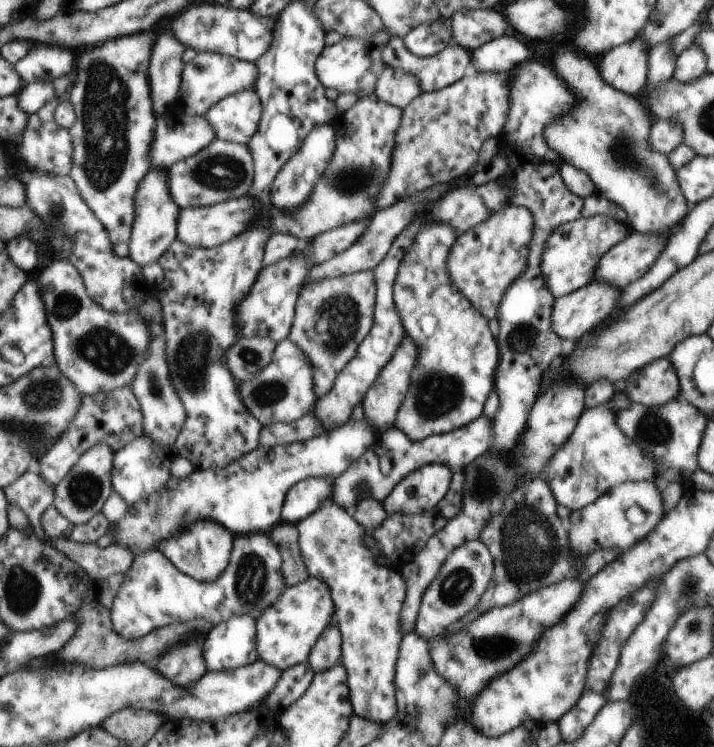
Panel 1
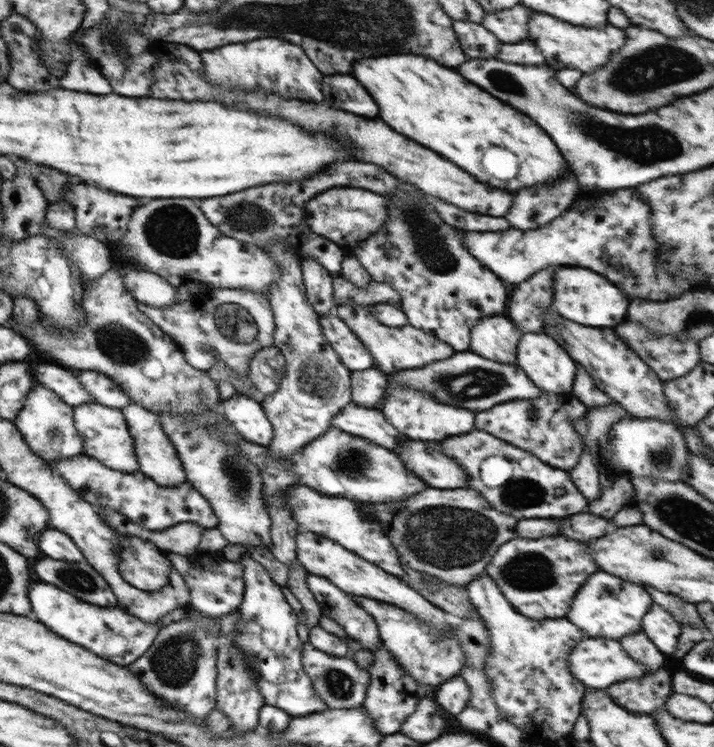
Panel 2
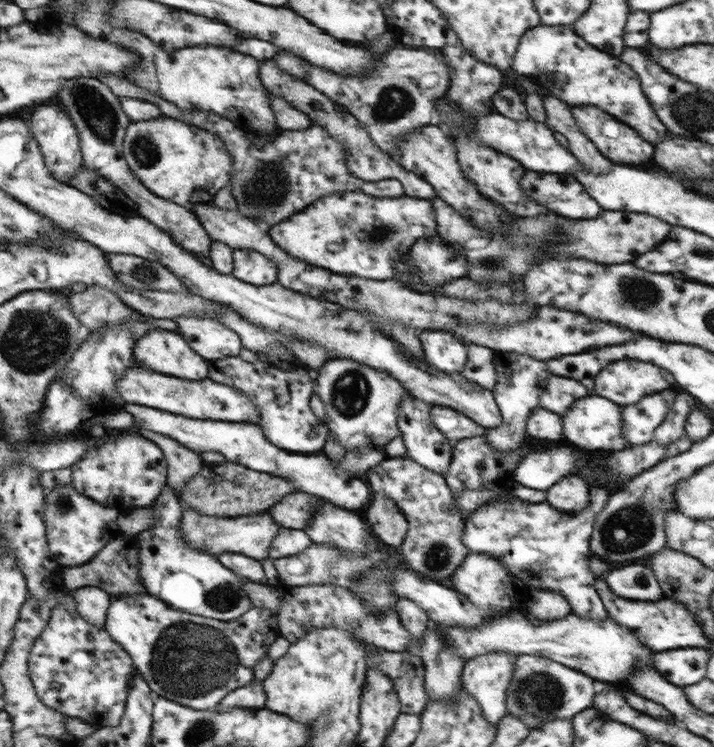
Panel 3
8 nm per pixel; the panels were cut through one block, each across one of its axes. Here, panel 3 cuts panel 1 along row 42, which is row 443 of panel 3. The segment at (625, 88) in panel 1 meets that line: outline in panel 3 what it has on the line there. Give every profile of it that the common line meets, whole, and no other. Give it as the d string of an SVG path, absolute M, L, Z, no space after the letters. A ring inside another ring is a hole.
M672 386L644 397L635 404L620 406L624 442L628 442L630 446L649 442L679 392L678 388Z

